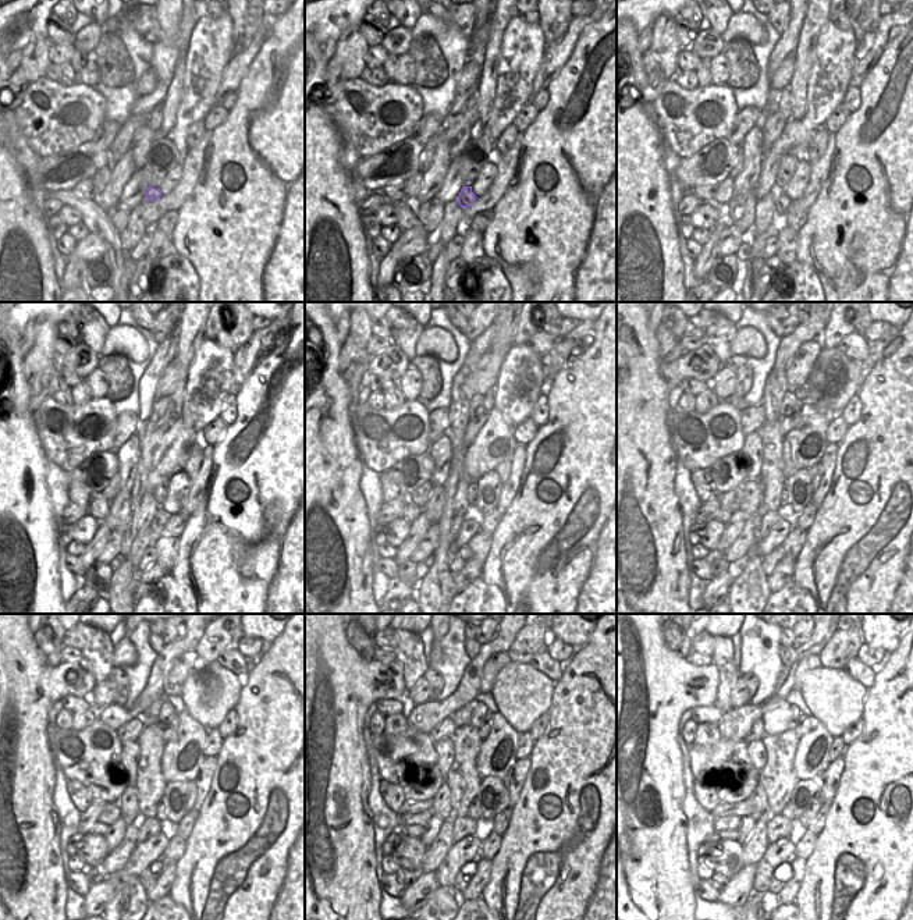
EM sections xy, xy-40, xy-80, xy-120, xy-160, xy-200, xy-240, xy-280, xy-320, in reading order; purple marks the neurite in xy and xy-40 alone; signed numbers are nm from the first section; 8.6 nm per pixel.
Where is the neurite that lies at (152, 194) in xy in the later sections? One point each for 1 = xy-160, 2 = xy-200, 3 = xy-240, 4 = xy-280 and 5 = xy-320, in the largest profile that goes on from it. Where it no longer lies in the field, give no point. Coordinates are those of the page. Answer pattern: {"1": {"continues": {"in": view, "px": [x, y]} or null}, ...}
{"1": {"continues": {"in": "xy-160", "px": [469, 528]}}, "2": {"continues": {"in": "xy-200", "px": [778, 533]}}, "3": {"continues": {"in": "xy-240", "px": [145, 853]}}, "4": {"continues": {"in": "xy-280", "px": [465, 851]}}, "5": {"continues": {"in": "xy-320", "px": [782, 851]}}}

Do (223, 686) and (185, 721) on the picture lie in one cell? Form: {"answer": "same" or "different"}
{"answer": "different"}

